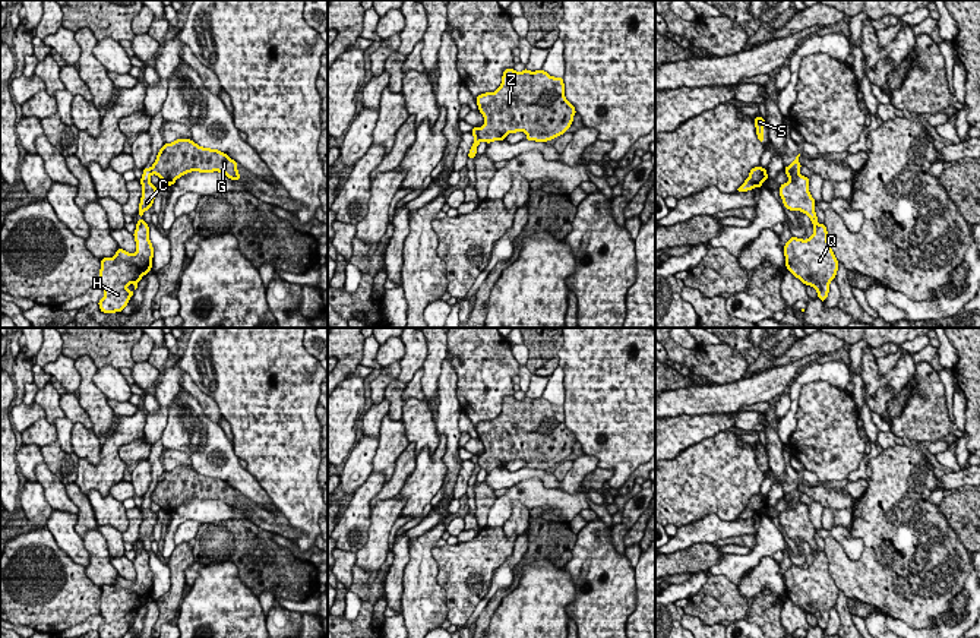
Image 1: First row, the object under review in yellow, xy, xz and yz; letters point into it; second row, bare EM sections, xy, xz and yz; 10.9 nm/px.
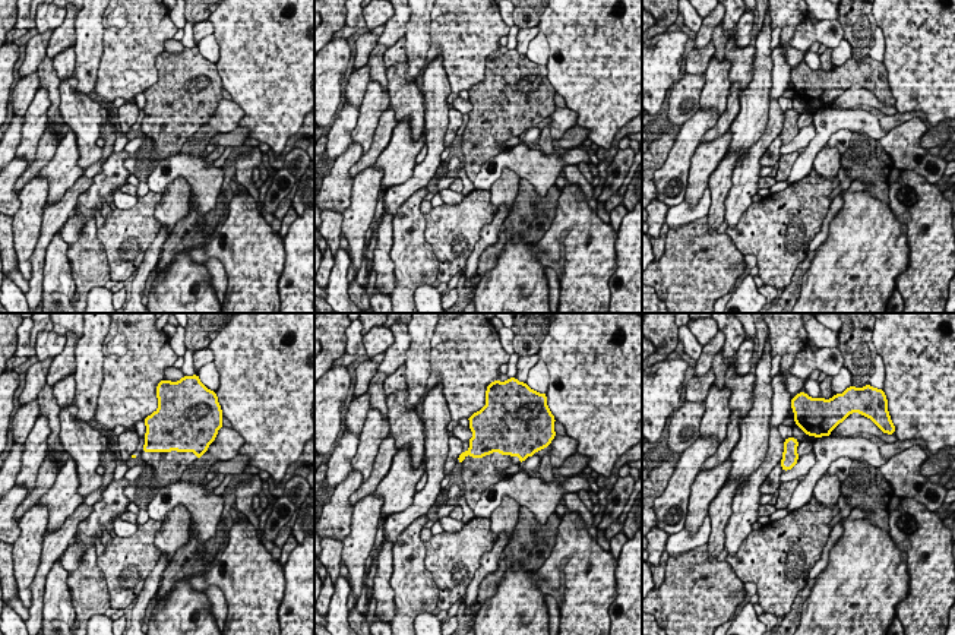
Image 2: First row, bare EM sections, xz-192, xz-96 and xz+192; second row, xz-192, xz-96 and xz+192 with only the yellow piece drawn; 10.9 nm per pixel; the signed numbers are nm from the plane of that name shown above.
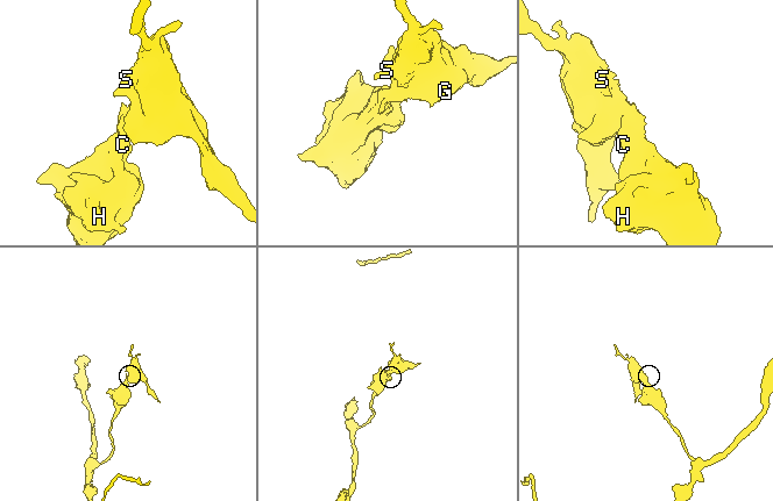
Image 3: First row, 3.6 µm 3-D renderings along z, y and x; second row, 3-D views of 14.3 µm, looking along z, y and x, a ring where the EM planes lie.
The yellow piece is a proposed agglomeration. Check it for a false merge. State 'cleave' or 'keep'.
cleave

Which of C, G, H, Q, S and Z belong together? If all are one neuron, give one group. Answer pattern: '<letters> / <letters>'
C H Q / G S Z

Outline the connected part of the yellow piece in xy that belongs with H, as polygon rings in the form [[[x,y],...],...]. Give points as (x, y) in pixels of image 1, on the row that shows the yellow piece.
[[[145,167],[142,179],[139,180],[142,184],[142,198],[137,211],[140,219],[136,222],[136,230],[133,233],[136,252],[129,253],[118,247],[113,258],[101,259],[99,287],[104,290],[104,297],[98,301],[98,306],[102,313],[123,312],[123,309],[129,304],[129,300],[133,297],[137,282],[143,275],[151,272],[154,246],[149,240],[149,225],[142,219],[143,212],[152,208],[154,199],[157,196],[157,186],[151,183],[151,174],[151,168]]]

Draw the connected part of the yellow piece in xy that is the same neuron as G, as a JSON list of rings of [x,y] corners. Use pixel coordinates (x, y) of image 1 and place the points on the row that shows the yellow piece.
[[[176,139],[171,143],[164,143],[158,151],[151,173],[171,187],[177,179],[192,171],[218,171],[238,181],[237,167],[238,164],[219,149],[199,146],[192,139]]]

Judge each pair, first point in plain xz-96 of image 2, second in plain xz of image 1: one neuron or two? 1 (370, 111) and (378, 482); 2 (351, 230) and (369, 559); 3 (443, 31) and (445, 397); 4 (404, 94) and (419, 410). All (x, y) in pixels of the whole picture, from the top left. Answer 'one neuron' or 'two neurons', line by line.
1: two neurons
2: one neuron
3: two neurons
4: one neuron

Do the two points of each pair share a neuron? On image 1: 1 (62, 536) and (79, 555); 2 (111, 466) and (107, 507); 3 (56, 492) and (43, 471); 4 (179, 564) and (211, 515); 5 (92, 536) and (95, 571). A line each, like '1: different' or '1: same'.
1: same
2: different
3: same
4: different
5: same

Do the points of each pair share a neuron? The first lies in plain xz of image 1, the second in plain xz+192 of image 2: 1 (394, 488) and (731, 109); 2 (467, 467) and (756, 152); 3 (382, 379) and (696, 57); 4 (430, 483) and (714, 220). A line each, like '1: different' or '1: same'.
1: same
2: different
3: different
4: different

